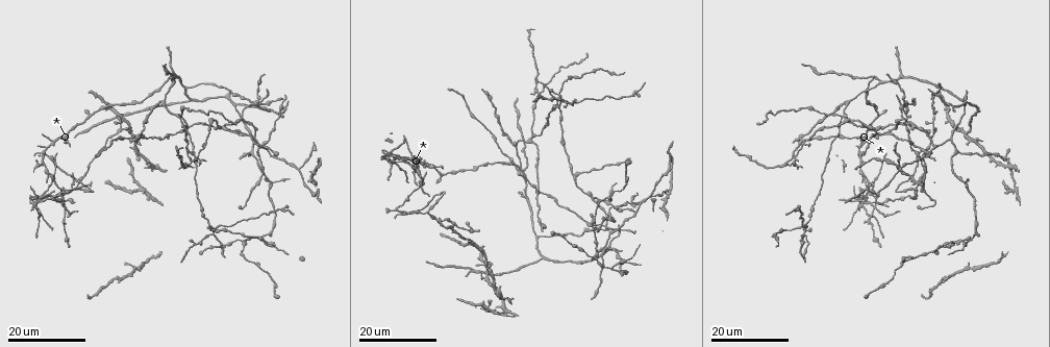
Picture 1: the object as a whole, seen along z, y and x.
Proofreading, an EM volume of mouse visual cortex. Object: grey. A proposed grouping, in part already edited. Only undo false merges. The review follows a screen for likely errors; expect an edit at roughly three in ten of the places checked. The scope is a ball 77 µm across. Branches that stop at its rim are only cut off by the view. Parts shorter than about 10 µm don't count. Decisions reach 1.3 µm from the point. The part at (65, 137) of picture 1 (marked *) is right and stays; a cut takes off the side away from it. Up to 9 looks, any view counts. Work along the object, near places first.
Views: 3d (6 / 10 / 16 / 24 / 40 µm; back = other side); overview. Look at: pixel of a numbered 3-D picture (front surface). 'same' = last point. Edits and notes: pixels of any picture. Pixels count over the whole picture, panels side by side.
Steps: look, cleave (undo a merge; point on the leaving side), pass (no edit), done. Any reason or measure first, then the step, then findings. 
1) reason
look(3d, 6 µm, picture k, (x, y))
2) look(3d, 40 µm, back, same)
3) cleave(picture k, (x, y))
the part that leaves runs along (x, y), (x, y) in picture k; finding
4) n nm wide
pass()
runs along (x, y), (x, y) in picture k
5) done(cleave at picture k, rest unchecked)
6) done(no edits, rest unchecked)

four arms meet
look(3d, 24 µm, picture 1, (64, 208))

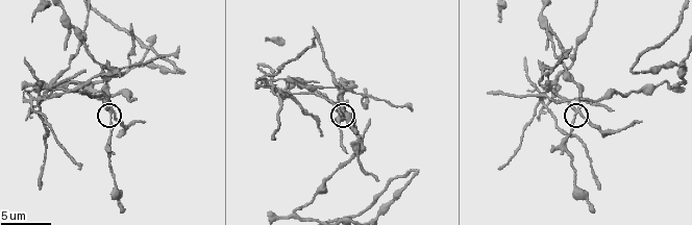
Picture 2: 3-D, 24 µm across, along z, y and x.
closer look
look(3d, 10 µm, picture 2, (577, 111))

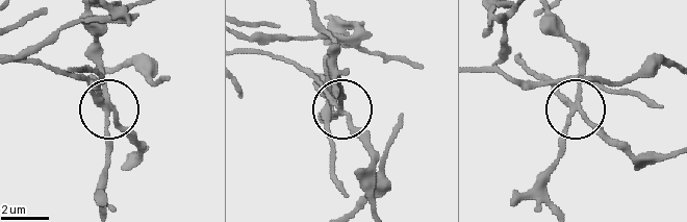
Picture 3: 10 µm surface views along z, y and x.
cleave(picture 3, (324, 127))
the part that leaves runs along (340, 109), (316, 81), (245, 40) in picture 3; a second neuron is stuck on

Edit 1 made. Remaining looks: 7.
look(3d, 16 µm, picture 2, (181, 73))

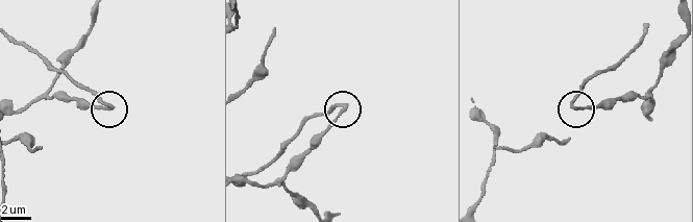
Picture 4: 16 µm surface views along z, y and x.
look(3d, 16 µm, back, picture 4, (574, 107))

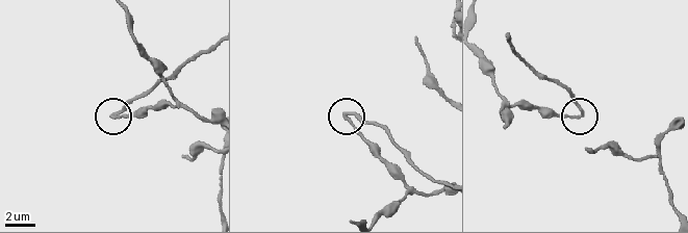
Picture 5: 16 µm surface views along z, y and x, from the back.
cleave(picture 5, (130, 103))
the part that leaves runs along (113, 117), (172, 76), (190, 57), (212, 48) in picture 5; a second neuron is stuck on

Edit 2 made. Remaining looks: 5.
three arms meet
look(3d, 16 µm, picture 1, (958, 151))

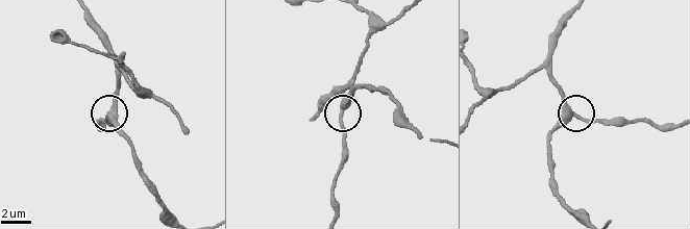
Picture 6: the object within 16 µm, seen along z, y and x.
look(3d, 6 µm, picture 6, (571, 116))

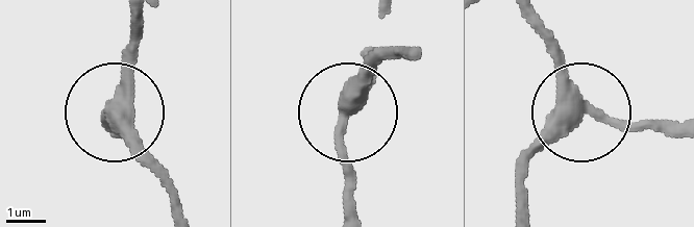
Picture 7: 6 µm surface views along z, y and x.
3 arms
pass()
runs along (529, 19), (569, 98), (619, 118), (678, 125) in picture 7; one neuron here

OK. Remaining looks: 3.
side arm on a straight run
look(3d, 24 µm, picture 1, (298, 170))

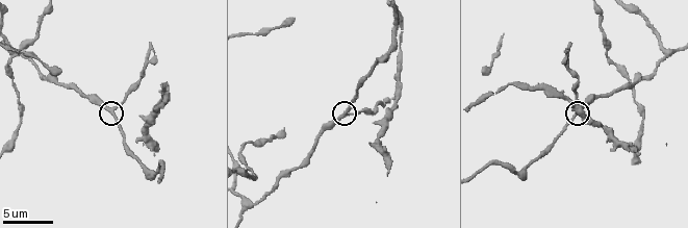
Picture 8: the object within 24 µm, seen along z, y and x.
look(3d, 10 µm, picture 8, (114, 111))

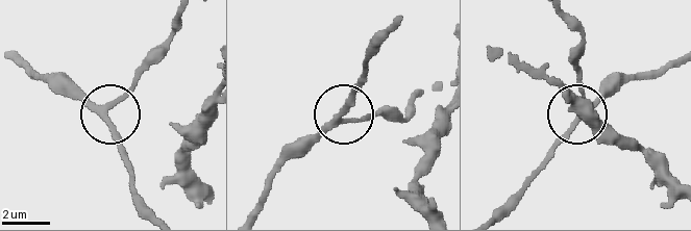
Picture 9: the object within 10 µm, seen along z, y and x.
230 nm wide
pass()
runs along (13, 57), (39, 73), (69, 79), (106, 114), (156, 61) in picture 9; all the same neuron

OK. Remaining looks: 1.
done(cleave at picture 3, cleave at picture 5, rest unchecked)

